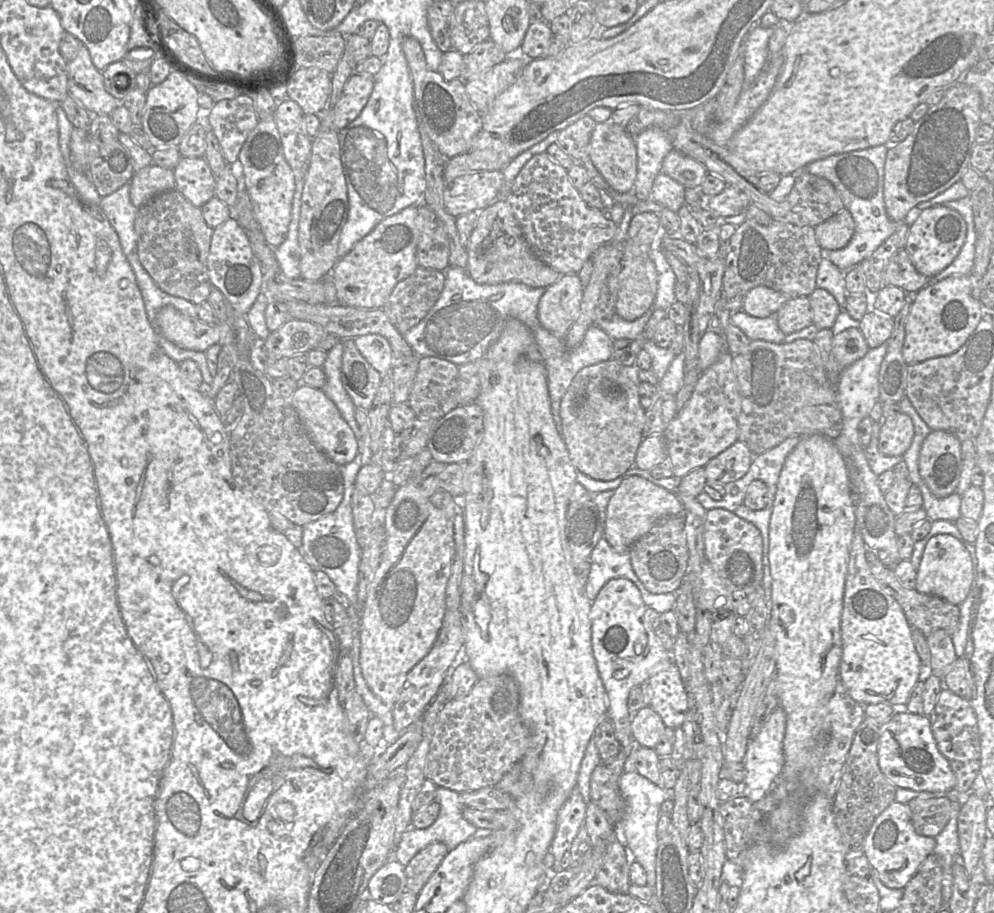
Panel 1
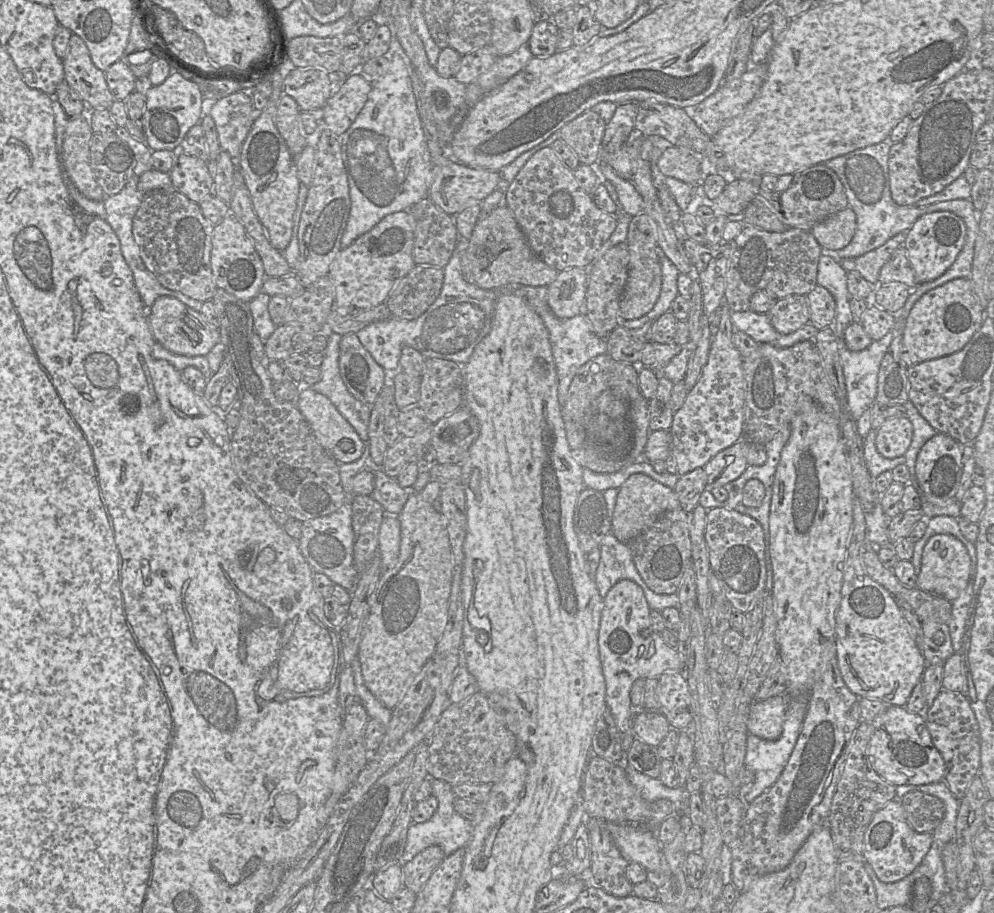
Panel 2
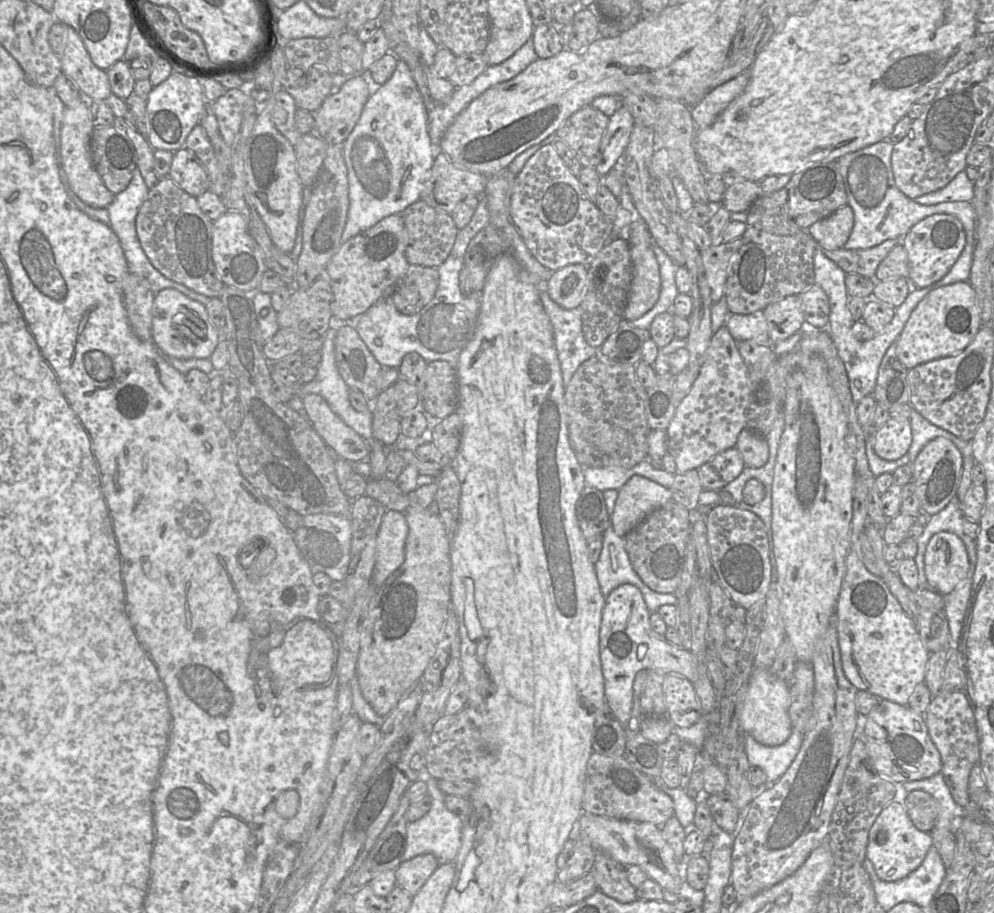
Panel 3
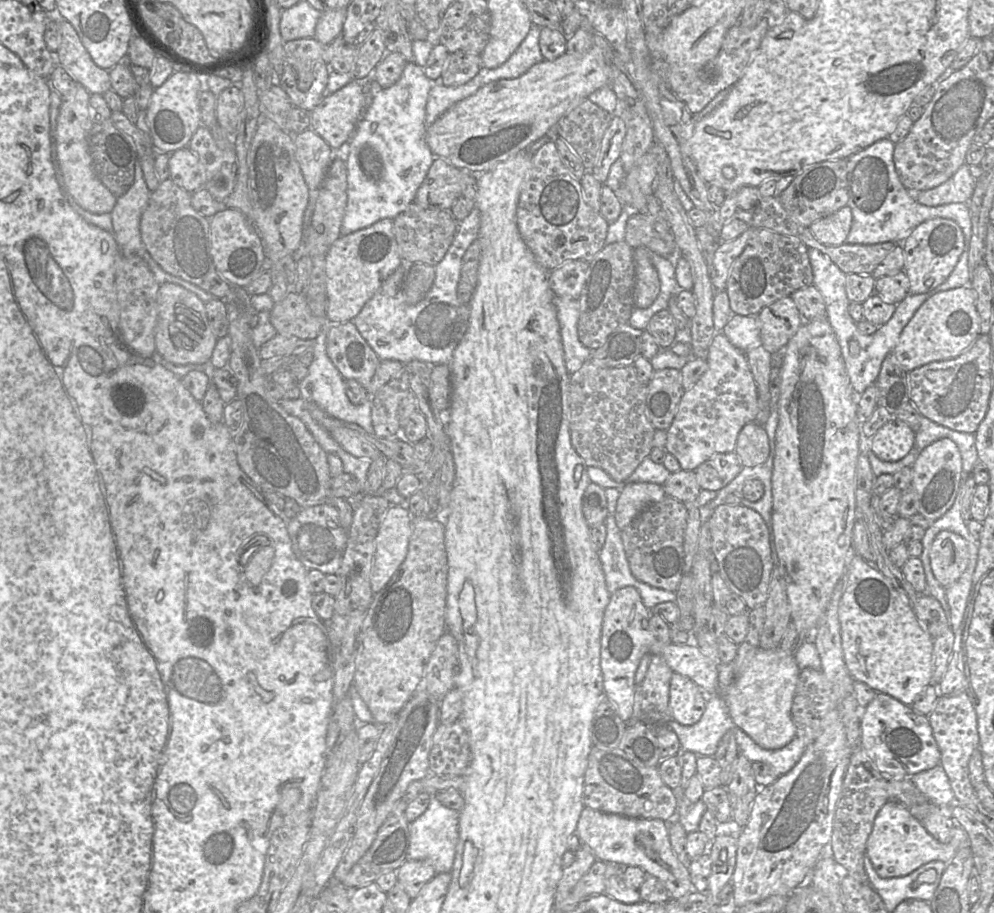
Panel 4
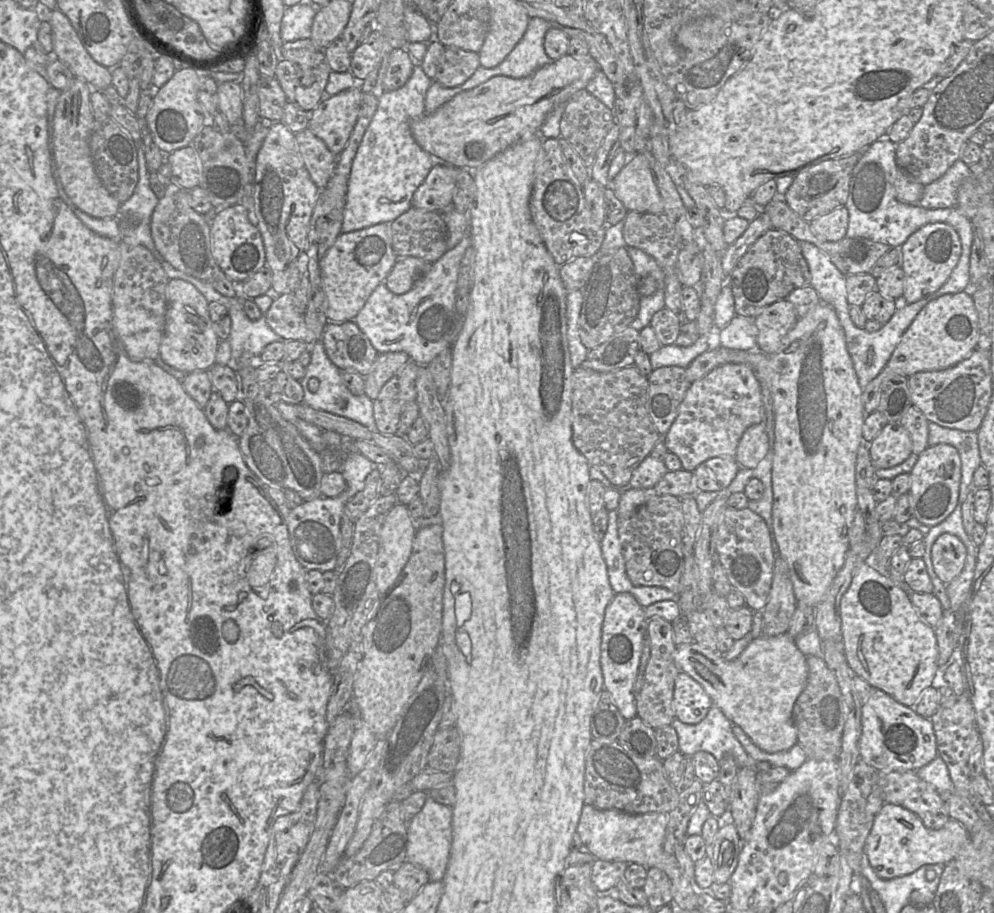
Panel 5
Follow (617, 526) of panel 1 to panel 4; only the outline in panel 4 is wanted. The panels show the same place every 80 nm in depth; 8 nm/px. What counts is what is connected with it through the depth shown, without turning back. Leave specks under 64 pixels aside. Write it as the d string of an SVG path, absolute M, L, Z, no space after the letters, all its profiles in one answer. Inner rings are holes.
M637 482L626 485L620 492L614 515L619 529L627 527L648 506L663 500L662 485Z

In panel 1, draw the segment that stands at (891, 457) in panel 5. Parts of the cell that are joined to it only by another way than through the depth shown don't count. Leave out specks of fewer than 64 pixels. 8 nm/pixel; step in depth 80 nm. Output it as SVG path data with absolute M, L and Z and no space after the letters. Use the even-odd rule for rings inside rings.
M901 412L882 420L878 449L886 456L903 456L910 448L913 438L912 419Z

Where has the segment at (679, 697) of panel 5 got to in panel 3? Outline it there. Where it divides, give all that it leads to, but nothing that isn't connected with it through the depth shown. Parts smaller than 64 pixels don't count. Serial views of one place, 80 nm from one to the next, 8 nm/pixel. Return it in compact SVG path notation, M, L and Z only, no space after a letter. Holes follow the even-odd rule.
M668 674L663 680L666 717L674 725L687 728L702 716L693 683L681 675Z

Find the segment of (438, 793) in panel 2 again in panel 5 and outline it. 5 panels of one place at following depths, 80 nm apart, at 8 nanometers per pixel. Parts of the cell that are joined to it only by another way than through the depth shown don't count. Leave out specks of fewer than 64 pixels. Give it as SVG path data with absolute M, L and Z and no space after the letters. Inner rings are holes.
M427 797L421 811L407 825L406 862L425 869L431 881L443 881L448 866L453 838L452 807Z

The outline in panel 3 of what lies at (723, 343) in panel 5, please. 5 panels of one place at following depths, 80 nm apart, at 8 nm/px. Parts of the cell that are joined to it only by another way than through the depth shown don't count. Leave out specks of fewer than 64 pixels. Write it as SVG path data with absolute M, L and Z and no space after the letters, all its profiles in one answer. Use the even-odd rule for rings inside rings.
M763 312L752 314L730 313L725 326L737 342L753 341L757 344L769 346L772 344Z

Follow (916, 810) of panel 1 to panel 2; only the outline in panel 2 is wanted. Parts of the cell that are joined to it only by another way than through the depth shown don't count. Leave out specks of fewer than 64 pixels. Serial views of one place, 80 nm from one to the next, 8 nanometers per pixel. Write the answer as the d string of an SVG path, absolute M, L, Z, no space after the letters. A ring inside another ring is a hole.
M910 792L901 798L905 816L914 831L933 833L945 815L945 804L939 798L922 792Z

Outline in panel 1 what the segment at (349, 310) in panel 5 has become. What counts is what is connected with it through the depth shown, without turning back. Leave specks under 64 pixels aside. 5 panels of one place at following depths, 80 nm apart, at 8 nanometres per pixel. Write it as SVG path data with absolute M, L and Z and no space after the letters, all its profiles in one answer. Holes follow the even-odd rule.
M411 205L385 218L351 251L339 258L330 276L340 305L383 308L394 287L418 268L416 249L420 238L417 227L418 206Z

